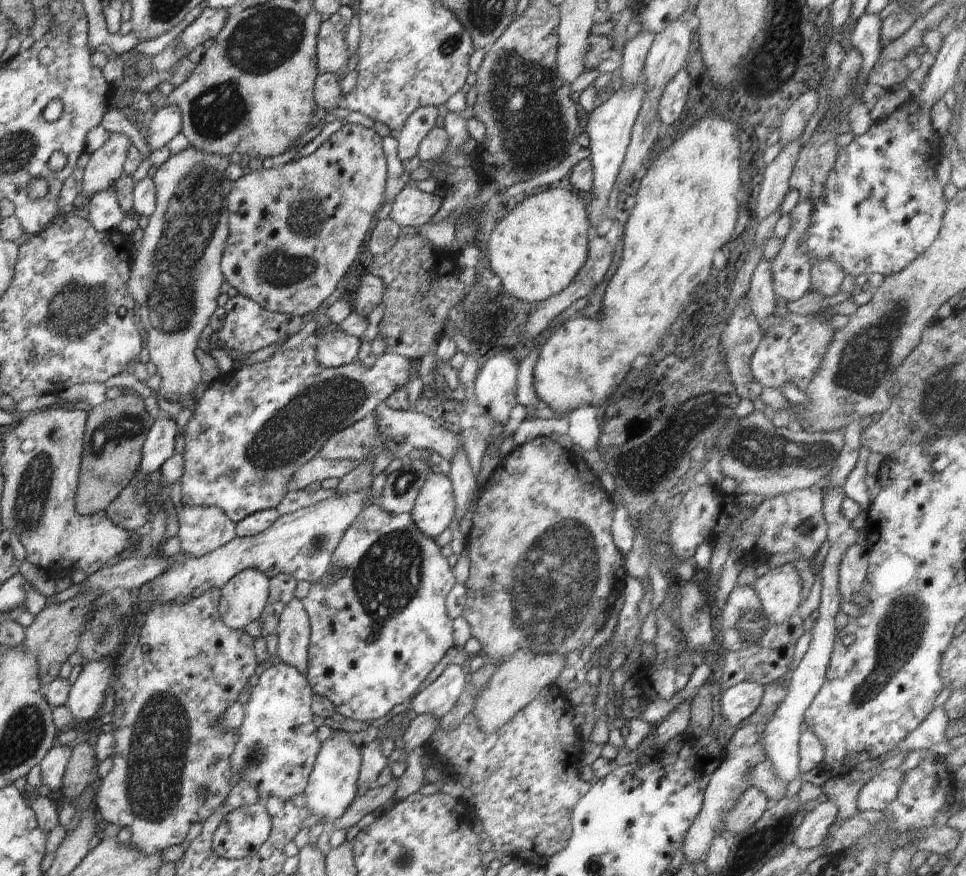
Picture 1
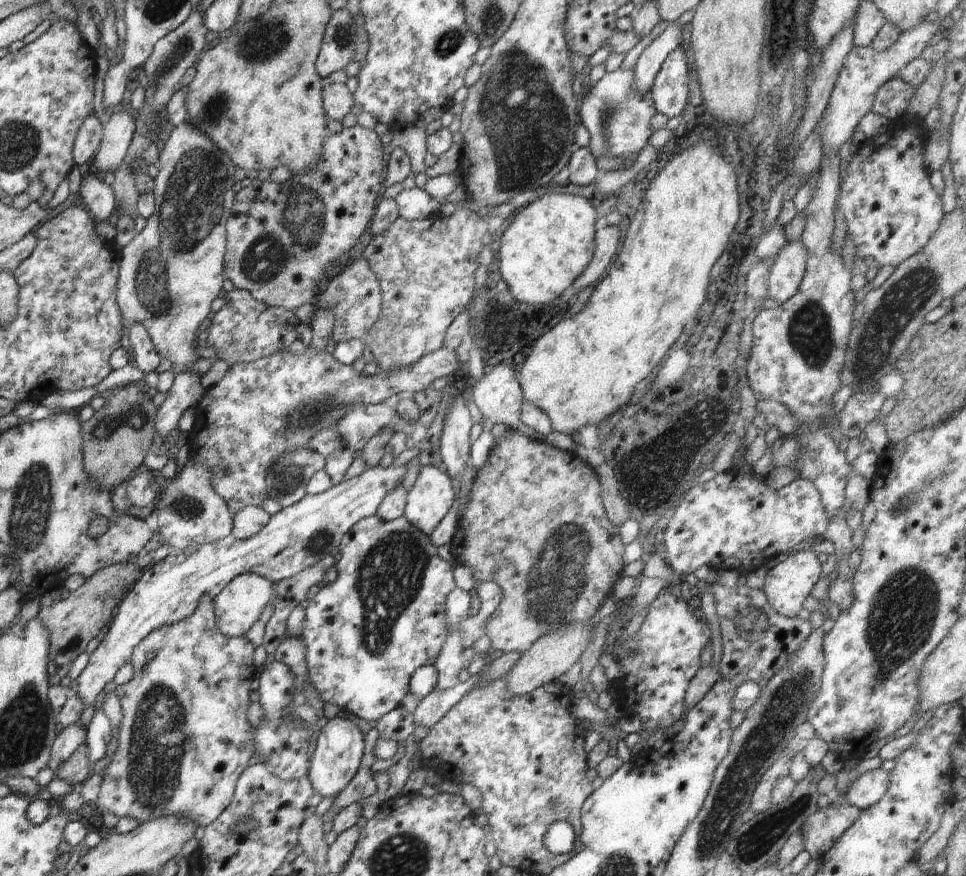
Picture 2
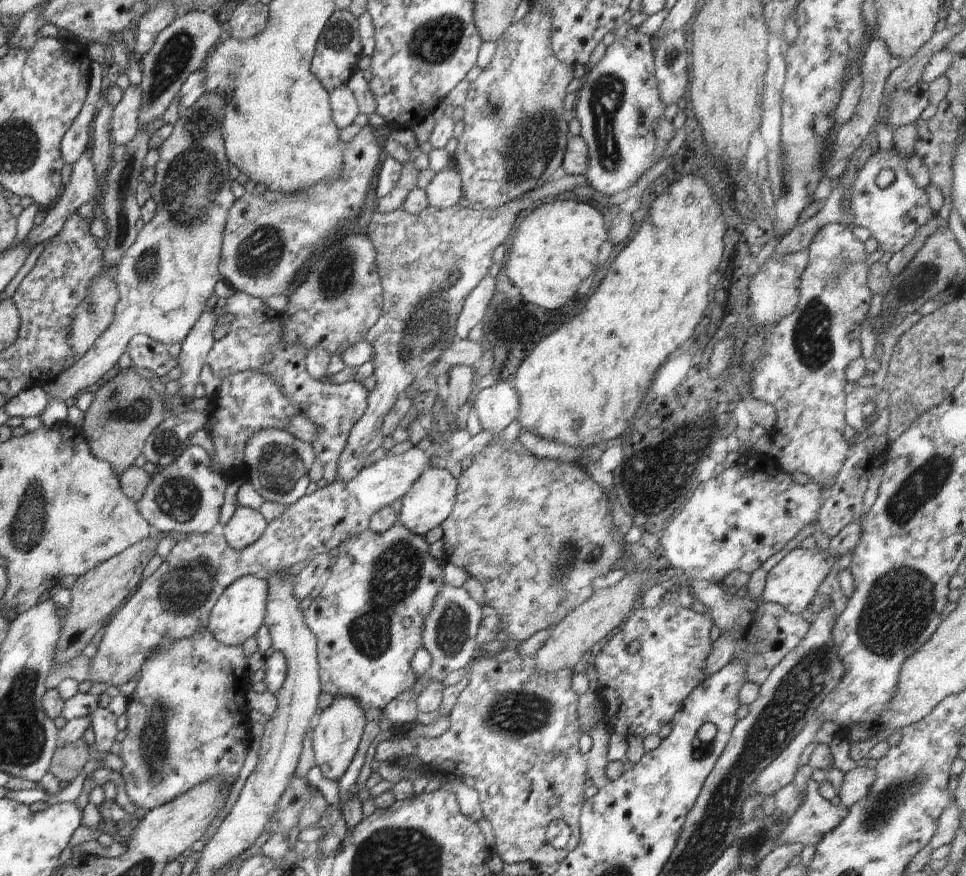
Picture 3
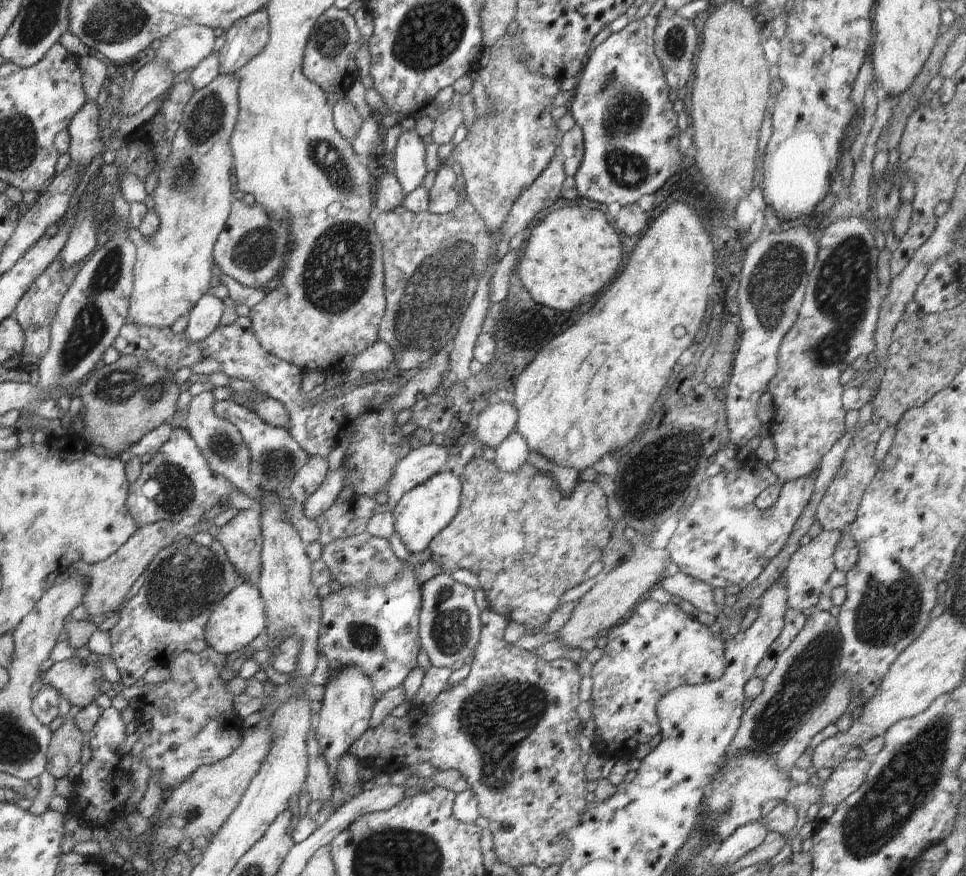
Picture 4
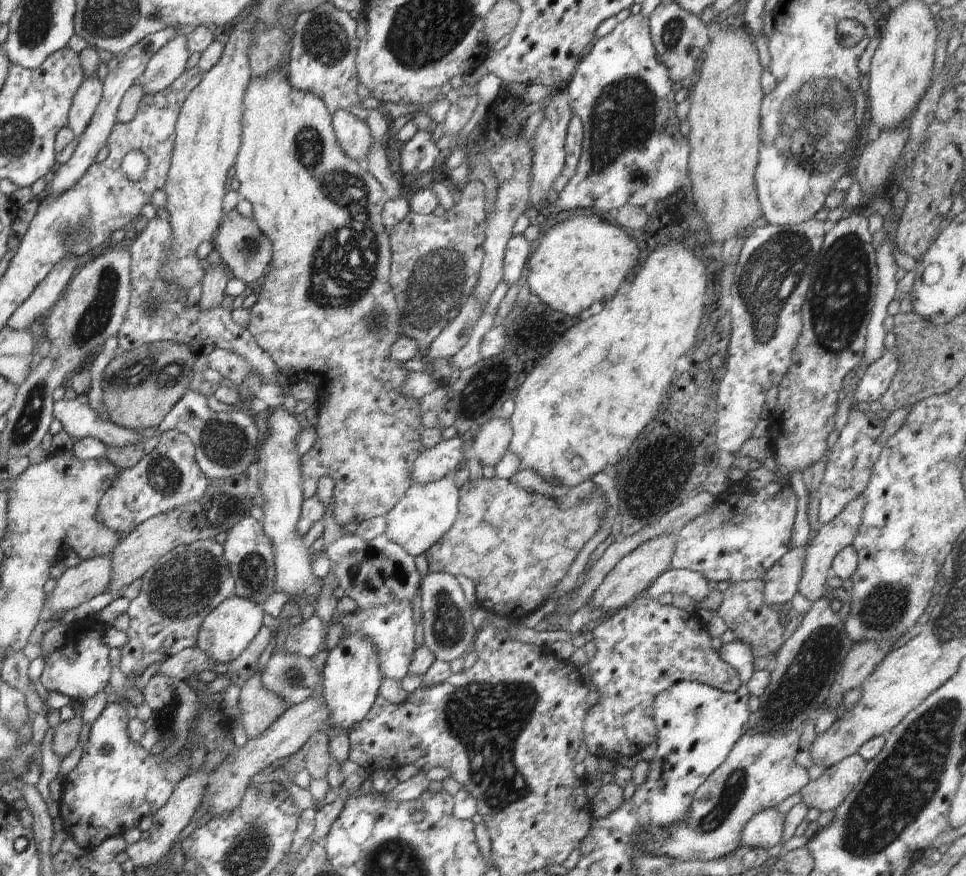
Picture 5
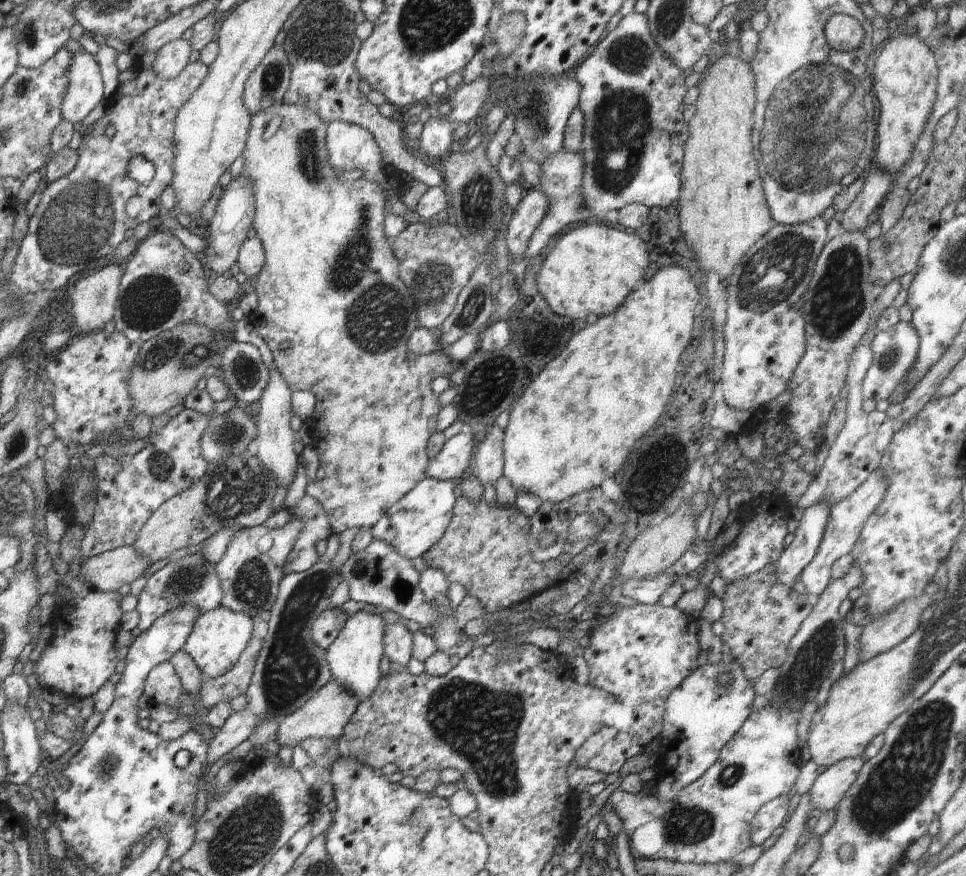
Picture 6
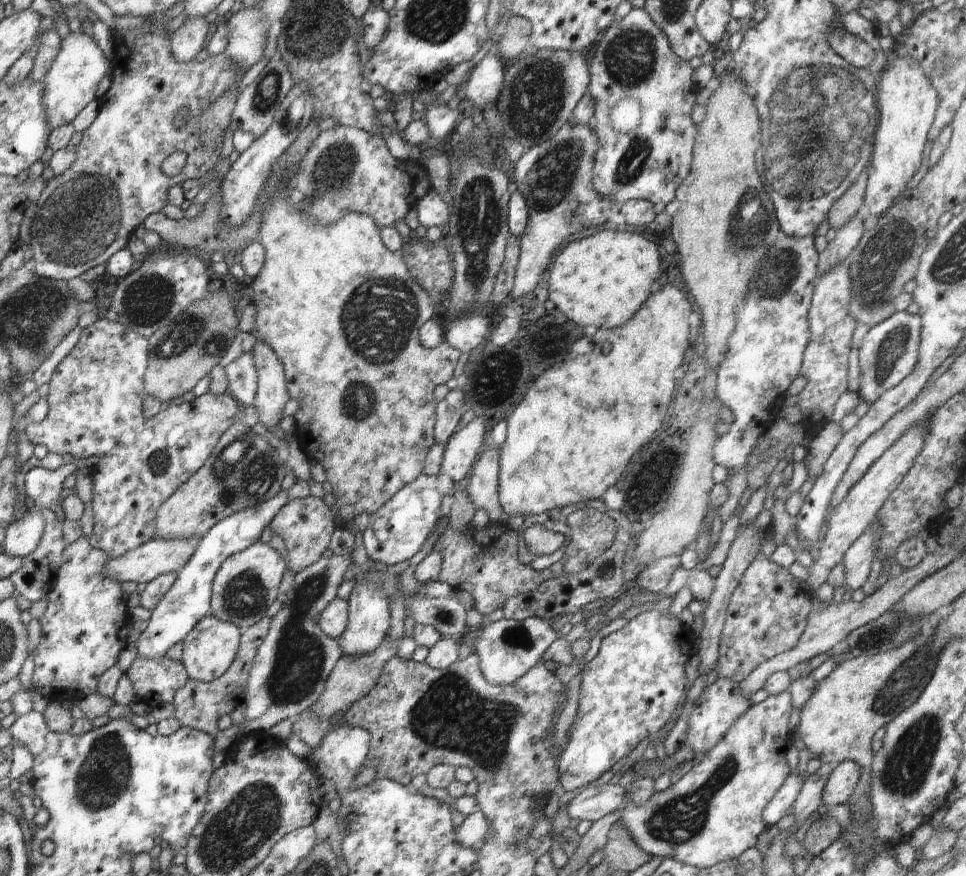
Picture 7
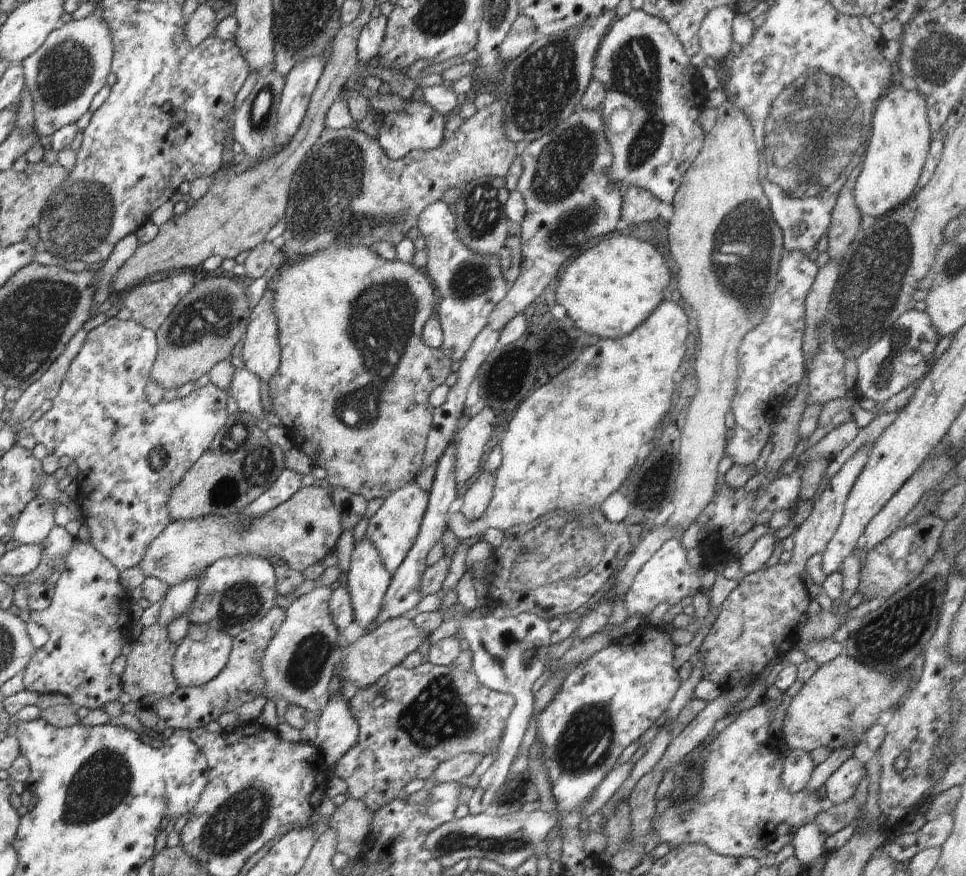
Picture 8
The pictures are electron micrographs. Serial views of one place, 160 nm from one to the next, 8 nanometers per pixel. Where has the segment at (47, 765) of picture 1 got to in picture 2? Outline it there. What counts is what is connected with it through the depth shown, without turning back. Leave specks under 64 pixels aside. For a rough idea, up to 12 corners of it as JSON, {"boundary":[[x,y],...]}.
{"boundary":[[82,724],[65,726],[52,743],[48,767],[55,772],[86,737]]}

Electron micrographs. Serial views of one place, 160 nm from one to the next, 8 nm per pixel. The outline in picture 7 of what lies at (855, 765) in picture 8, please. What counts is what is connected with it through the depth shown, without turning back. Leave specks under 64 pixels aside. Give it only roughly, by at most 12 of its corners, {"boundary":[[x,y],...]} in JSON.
{"boundary":[[856,762],[835,765],[821,804],[844,805],[861,784]]}

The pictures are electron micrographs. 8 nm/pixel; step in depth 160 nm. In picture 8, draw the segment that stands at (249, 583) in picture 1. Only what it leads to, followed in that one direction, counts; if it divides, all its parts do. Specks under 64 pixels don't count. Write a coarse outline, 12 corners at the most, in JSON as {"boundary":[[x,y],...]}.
{"boundary":[[191,624],[178,643],[178,687],[202,687],[222,673],[234,637]]}

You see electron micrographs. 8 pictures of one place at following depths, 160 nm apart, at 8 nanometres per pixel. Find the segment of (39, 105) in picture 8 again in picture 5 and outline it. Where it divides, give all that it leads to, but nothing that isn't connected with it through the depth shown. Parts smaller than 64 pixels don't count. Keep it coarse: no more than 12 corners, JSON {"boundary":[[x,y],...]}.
{"boundary":[[85,75],[74,94],[68,128],[80,138],[102,99],[103,82]]}

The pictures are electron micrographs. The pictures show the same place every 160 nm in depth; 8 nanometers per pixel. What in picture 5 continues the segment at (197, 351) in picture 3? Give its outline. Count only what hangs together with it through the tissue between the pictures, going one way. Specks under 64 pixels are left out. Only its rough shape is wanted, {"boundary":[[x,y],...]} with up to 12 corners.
{"boundary":[[216,256],[201,282],[202,312],[220,307],[230,277]]}

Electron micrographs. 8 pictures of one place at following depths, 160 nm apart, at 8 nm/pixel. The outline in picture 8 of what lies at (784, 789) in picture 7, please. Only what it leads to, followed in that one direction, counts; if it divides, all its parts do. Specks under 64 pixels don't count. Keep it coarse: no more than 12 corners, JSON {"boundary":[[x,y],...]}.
{"boundary":[[790,750],[781,782],[790,794],[802,792],[814,771],[804,750]]}

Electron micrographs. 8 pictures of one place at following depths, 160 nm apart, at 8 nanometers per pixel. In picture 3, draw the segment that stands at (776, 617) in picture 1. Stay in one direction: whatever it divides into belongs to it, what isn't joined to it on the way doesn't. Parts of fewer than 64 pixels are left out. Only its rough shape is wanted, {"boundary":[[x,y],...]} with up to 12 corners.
{"boundary":[[818,546],[768,573],[761,599],[800,615],[830,570]]}

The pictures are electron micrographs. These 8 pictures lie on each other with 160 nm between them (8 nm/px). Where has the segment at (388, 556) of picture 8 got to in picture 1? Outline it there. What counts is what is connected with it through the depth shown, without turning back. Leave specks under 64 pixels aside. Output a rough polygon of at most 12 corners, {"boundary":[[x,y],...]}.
{"boundary":[[434,469],[410,512],[435,539],[455,518],[453,484]]}

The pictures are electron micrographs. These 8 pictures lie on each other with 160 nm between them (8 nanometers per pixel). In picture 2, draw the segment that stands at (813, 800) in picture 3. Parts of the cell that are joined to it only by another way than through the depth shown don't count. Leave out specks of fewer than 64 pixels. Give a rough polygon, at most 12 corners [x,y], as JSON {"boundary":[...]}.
{"boundary":[[850,803],[820,807],[801,826],[811,858],[821,856],[862,812]]}

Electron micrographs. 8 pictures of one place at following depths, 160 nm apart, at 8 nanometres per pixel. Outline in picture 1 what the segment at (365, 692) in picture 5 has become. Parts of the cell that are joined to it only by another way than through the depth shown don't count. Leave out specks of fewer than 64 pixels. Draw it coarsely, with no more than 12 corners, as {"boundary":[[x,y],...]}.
{"boundary":[[351,733],[321,741],[303,792],[333,826],[357,797],[361,749]]}

